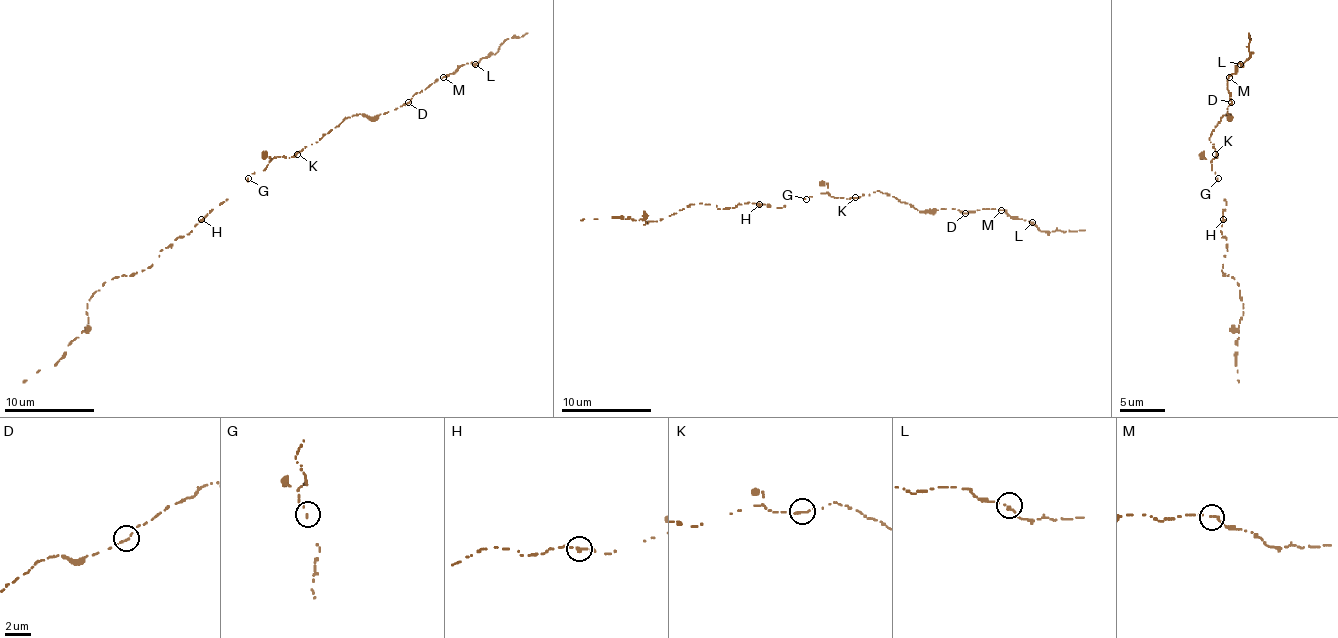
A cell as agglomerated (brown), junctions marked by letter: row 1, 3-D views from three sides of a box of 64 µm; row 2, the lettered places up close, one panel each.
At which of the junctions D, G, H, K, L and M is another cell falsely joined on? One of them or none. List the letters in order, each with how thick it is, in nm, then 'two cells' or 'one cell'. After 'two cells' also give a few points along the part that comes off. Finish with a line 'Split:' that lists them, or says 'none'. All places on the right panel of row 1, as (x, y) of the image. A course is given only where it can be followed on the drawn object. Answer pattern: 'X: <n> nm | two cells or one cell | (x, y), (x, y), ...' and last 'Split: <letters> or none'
D: 170 nm | one cell
G: 140 nm | one cell
H: 280 nm | one cell
K: 260 nm | one cell
L: 280 nm | one cell
M: 240 nm | one cell
Split: none

